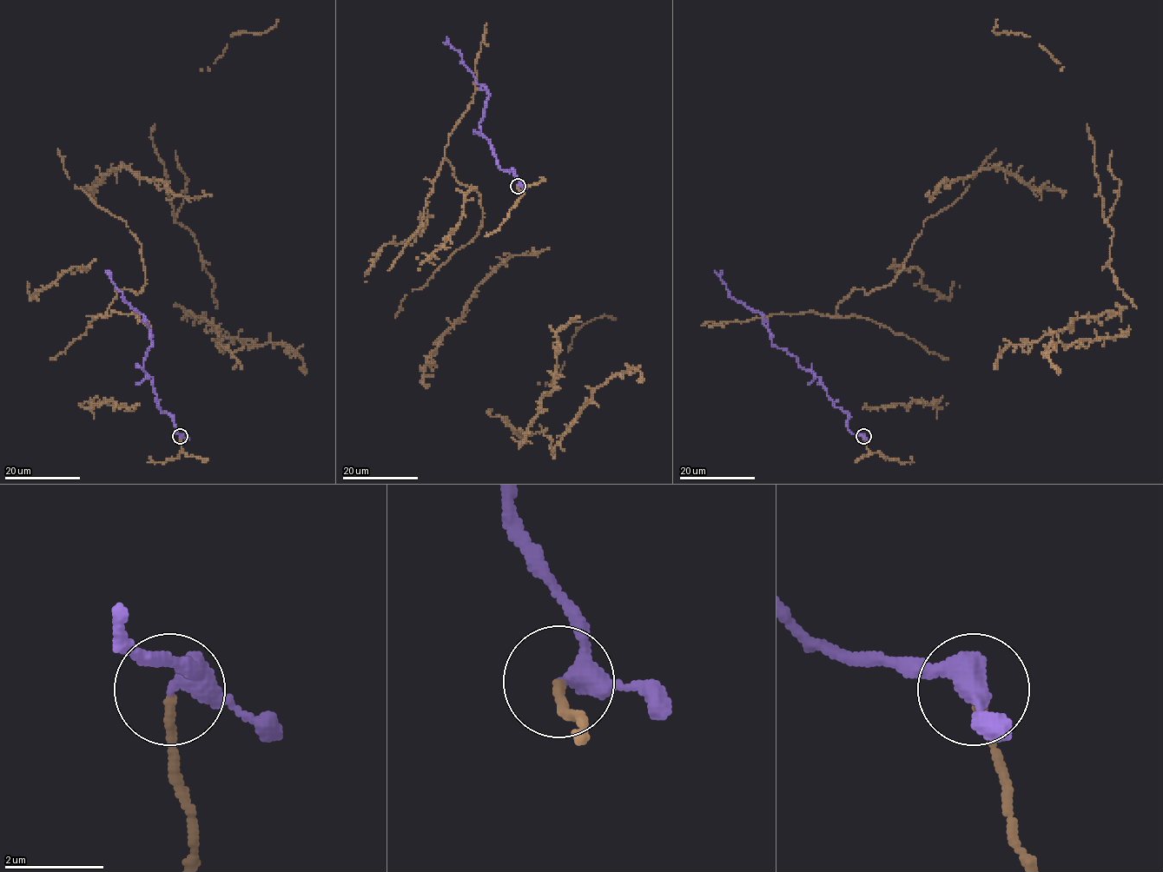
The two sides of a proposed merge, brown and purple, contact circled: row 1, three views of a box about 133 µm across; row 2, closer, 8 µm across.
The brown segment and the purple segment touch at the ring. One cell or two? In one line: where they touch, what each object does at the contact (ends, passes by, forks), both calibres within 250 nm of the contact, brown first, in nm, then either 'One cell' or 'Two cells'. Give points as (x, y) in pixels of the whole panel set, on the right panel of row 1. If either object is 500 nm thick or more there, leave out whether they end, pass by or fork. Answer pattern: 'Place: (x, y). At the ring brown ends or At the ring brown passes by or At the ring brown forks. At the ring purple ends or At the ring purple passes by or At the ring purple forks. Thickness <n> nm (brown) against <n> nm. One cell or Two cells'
Place: (863, 436). At the ring brown ends. At the ring purple passes by. Thickness 190 nm (brown) against 360 nm. One cell

